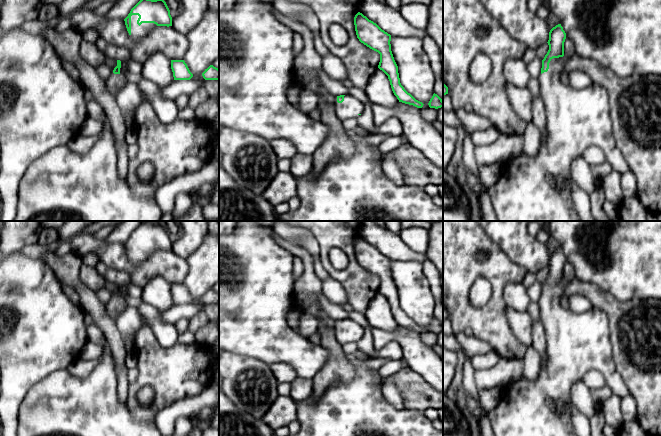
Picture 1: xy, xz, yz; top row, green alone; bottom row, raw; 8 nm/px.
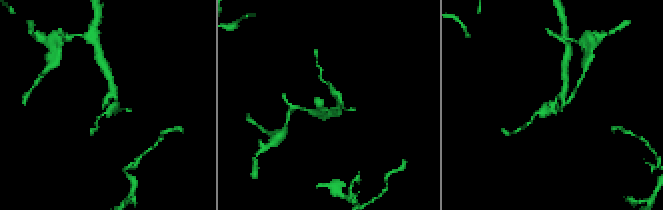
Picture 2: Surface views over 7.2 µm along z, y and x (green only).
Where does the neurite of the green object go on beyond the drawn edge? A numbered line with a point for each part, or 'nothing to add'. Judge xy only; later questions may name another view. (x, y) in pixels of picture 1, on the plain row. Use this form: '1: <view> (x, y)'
1: xy (137, 256)

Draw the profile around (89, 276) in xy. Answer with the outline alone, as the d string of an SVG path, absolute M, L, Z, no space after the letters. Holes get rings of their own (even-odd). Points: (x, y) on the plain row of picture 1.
M82 264L79 272L80 281L93 291L97 292L105 288L108 280L100 275L96 268Z

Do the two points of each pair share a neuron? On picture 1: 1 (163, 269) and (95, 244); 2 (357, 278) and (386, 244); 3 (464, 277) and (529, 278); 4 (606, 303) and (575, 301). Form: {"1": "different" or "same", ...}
{"1": "same", "2": "different", "3": "different", "4": "different"}

